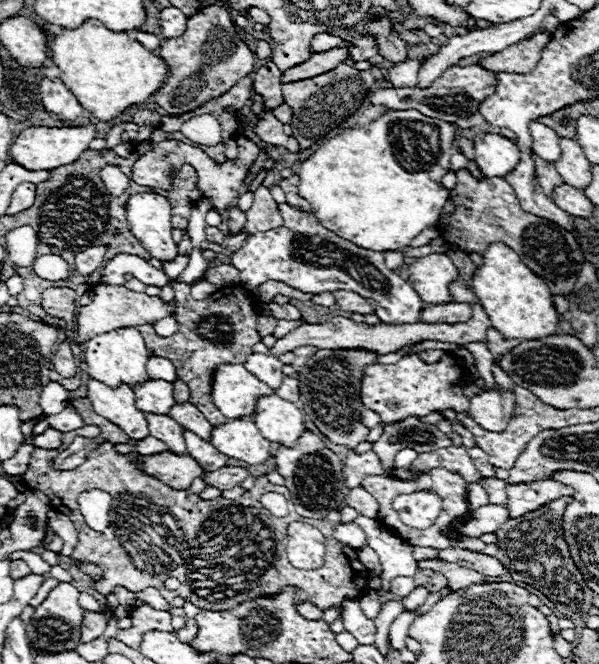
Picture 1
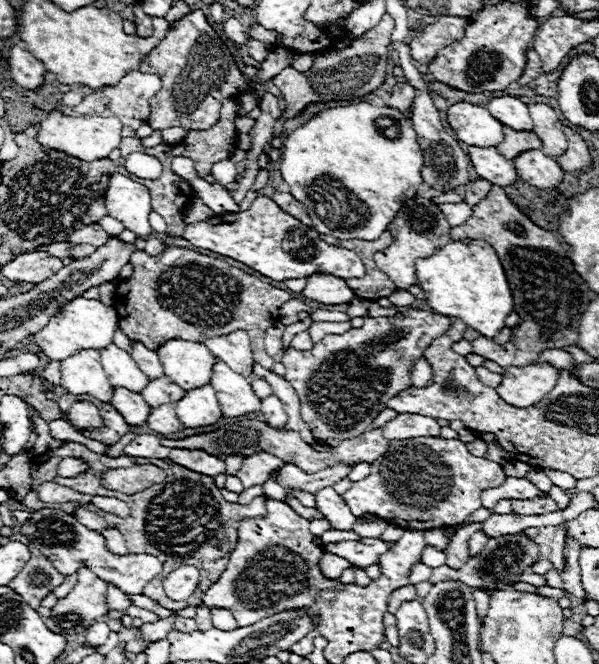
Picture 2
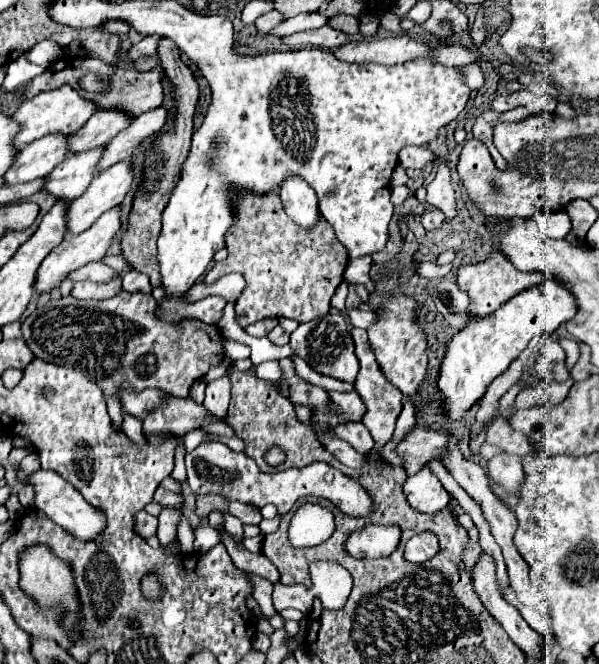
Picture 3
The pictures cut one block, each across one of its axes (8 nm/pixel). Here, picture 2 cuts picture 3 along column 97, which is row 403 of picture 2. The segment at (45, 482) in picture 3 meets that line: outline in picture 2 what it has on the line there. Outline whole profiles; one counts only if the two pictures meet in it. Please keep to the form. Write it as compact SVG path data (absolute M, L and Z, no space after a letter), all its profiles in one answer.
M530 364L524 368L506 368L502 384L496 388L498 396L510 406L526 408L538 404L558 380L558 370L550 364Z

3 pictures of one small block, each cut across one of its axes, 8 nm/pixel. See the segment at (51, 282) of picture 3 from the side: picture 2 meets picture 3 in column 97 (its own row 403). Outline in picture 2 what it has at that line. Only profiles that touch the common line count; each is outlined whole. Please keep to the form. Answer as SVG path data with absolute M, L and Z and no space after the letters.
M216 362L210 376L210 386L214 386L218 400L222 404L222 414L226 418L236 418L252 412L260 412L260 398L254 394L250 382L236 374L228 364Z

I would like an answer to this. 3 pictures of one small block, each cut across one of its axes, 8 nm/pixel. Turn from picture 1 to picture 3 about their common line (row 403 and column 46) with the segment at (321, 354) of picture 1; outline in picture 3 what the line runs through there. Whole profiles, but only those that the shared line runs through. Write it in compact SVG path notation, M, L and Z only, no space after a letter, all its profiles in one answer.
M126 290L108 300L62 296L38 304L22 322L22 336L34 356L92 378L104 394L114 426L120 430L118 390L162 388L176 398L188 398L192 382L204 378L226 356L218 326L188 318L184 322L164 322L156 310L158 302L152 294L128 294Z

